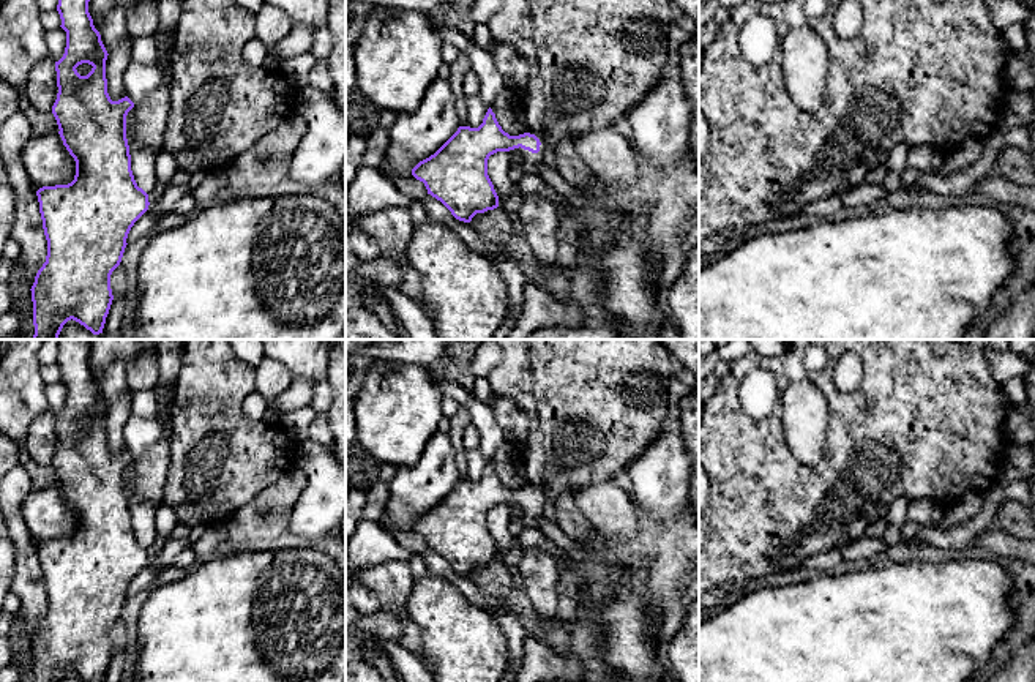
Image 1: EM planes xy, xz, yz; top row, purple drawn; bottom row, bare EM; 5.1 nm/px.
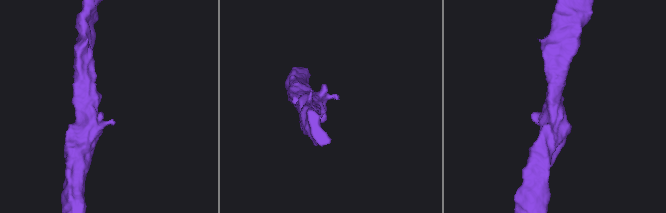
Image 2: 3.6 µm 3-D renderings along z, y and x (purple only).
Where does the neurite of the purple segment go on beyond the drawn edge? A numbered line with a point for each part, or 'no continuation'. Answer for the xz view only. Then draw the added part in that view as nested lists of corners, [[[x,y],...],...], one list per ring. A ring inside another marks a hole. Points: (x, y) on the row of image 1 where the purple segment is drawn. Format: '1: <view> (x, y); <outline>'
1: xz (532, 160); [[[527,131],[527,133],[530,133],[530,134],[535,134],[538,139],[540,139],[540,142],[541,142],[541,145],[540,145],[540,152],[538,153],[532,153],[532,152],[529,152],[529,150],[524,150],[524,148],[514,148],[514,150],[519,150],[521,153],[522,153],[522,156],[524,156],[524,159],[525,159],[525,164],[527,164],[527,170],[530,172],[530,174],[538,174],[538,169],[540,169],[540,164],[543,163],[543,153],[544,153],[544,150],[546,150],[546,145],[544,145],[544,142],[543,142],[543,139],[541,139],[541,136],[538,136],[536,133],[533,133],[533,131]]]

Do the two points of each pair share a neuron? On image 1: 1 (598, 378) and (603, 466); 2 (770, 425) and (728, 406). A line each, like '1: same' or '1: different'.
1: same
2: same

